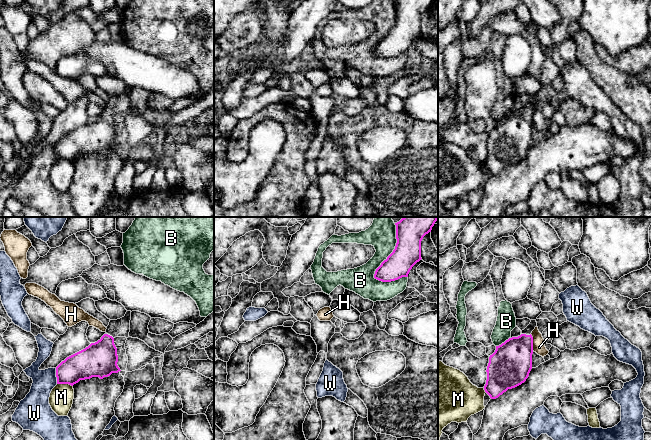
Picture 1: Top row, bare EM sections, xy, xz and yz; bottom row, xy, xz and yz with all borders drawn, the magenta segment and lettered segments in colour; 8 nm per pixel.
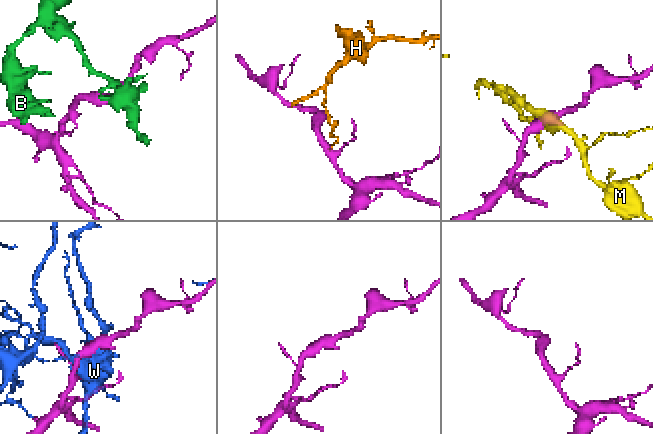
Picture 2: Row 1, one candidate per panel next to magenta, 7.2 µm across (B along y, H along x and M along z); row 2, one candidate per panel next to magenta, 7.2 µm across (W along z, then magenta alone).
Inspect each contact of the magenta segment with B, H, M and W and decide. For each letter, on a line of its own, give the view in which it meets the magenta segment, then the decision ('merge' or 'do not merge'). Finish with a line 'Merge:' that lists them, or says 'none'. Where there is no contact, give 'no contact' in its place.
B: meets magenta in xz; do not merge
H: meets magenta in yz; do not merge
M: meets magenta in xy; do not merge
W: meets magenta in xy; do not merge
Merge: none

